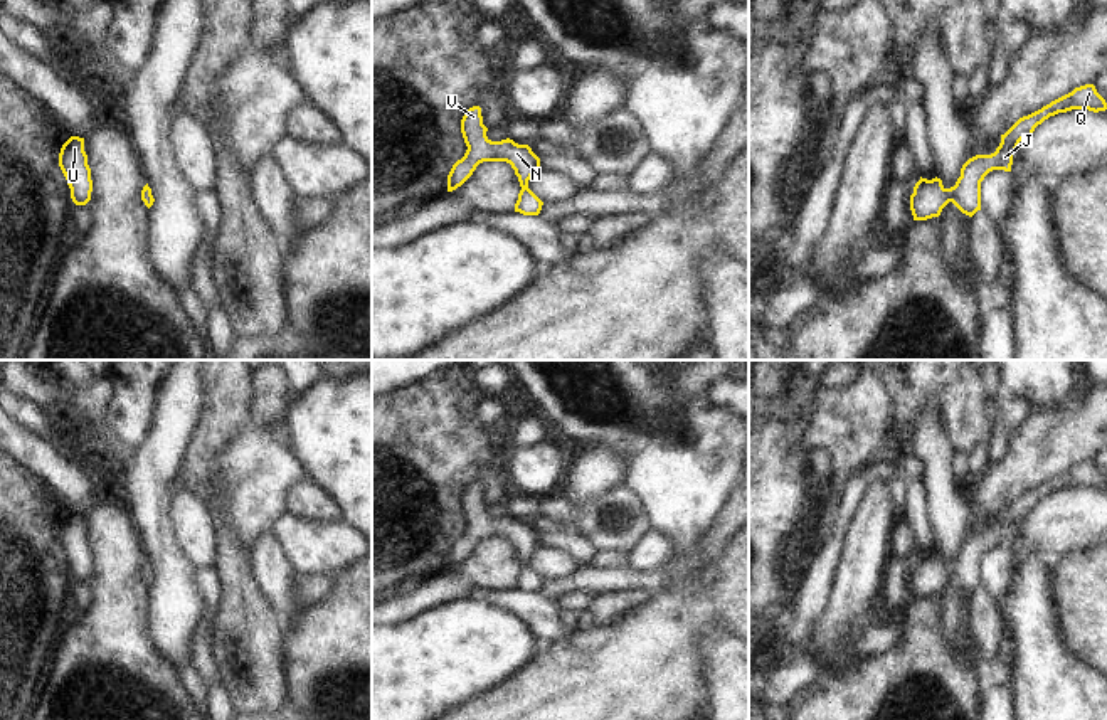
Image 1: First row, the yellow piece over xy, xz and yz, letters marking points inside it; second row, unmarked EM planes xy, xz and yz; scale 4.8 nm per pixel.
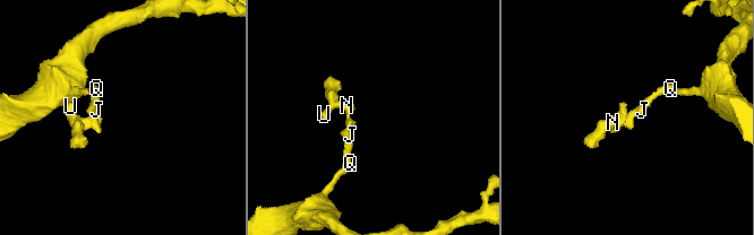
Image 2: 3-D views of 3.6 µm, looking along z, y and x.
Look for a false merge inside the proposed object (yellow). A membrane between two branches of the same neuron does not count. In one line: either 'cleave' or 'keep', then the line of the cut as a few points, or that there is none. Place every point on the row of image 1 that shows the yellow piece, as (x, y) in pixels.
keep | no cut

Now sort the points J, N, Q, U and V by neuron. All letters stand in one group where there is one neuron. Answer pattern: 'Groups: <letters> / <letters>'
Groups: J N Q U V

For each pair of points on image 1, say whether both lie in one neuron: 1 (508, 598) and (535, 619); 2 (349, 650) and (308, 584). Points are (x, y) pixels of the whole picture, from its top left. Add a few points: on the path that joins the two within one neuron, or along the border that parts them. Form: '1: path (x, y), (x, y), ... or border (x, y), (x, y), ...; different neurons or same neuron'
1: path (515, 603), (529, 613); same neuron
2: border (338, 574), (333, 587), (308, 606); different neurons

